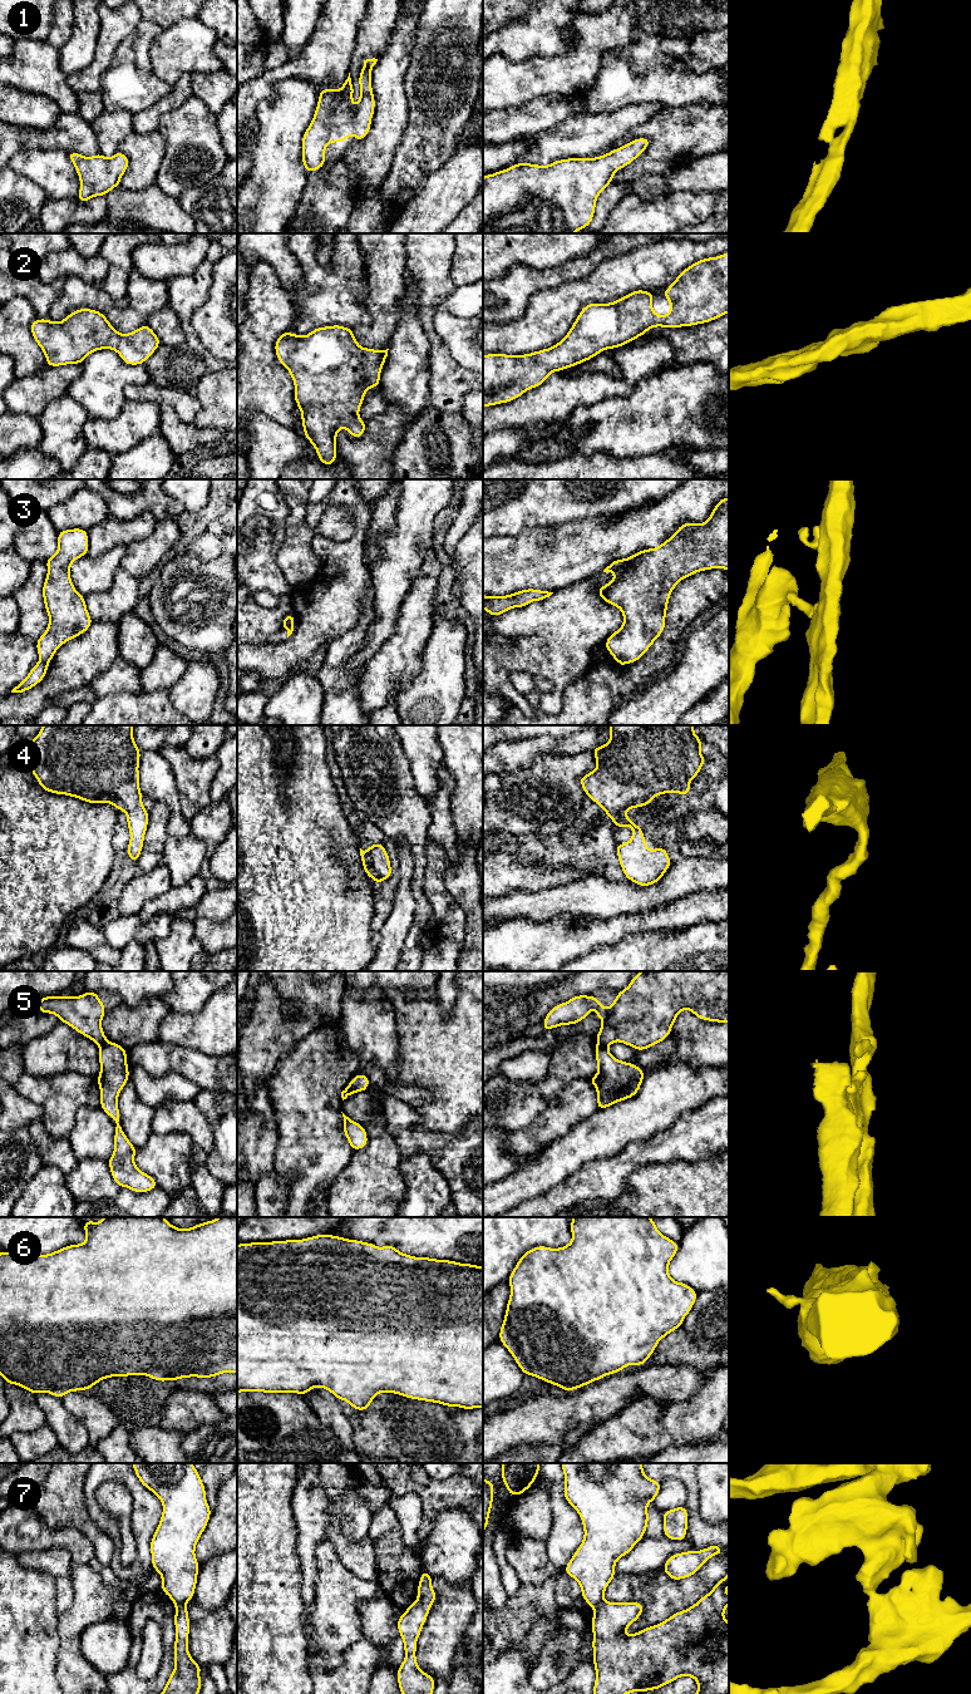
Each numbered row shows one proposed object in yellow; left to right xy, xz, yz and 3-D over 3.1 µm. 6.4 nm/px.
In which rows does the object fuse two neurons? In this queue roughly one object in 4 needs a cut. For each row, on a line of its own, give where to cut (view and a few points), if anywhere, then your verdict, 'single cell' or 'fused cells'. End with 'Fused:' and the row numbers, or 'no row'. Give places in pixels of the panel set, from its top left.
1: cut none; single cell
2: cut none; single cell
3: cut xy (40, 660), (48, 664); fused cells
4: cut none; single cell
5: cut yz (597, 1043), (606, 1047); fused cells
6: cut none; single cell
7: cut xy (175, 1604), (185, 1605); fused cells
Fused: 3, 5, 7

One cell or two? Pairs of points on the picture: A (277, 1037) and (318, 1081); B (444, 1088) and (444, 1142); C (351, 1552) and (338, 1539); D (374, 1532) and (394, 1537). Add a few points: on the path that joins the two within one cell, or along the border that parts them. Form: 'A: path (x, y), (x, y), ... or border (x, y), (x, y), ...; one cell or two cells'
A: border (313, 1030), (279, 1060), (274, 1074); two cells
B: border (469, 1119), (456, 1132), (428, 1132), (418, 1122); two cells
C: path (348, 1549), (341, 1542); one cell
D: border (399, 1526), (389, 1530), (374, 1541); two cells

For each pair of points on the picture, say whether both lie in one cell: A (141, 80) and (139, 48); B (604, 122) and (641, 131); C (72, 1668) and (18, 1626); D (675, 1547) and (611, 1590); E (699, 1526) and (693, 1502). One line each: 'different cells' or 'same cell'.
A: same cell
B: different cells
C: different cells
D: different cells
E: same cell

